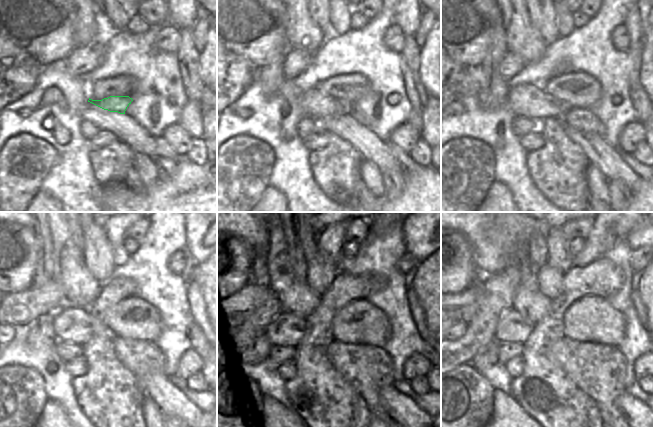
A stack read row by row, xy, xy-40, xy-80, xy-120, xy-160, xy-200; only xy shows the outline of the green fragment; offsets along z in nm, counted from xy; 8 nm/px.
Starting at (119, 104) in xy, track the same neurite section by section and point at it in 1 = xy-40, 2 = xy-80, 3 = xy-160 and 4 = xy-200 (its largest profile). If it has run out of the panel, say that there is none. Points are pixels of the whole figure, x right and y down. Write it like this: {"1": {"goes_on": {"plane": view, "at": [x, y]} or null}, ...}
{"1": {"goes_on": {"plane": "xy-40", "at": [316, 105]}}, "2": {"goes_on": {"plane": "xy-80", "at": [526, 100]}}, "3": {"goes_on": {"plane": "xy-160", "at": [289, 329]}}, "4": {"goes_on": {"plane": "xy-200", "at": [511, 327]}}}

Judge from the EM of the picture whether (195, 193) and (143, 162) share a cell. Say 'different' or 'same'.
different

